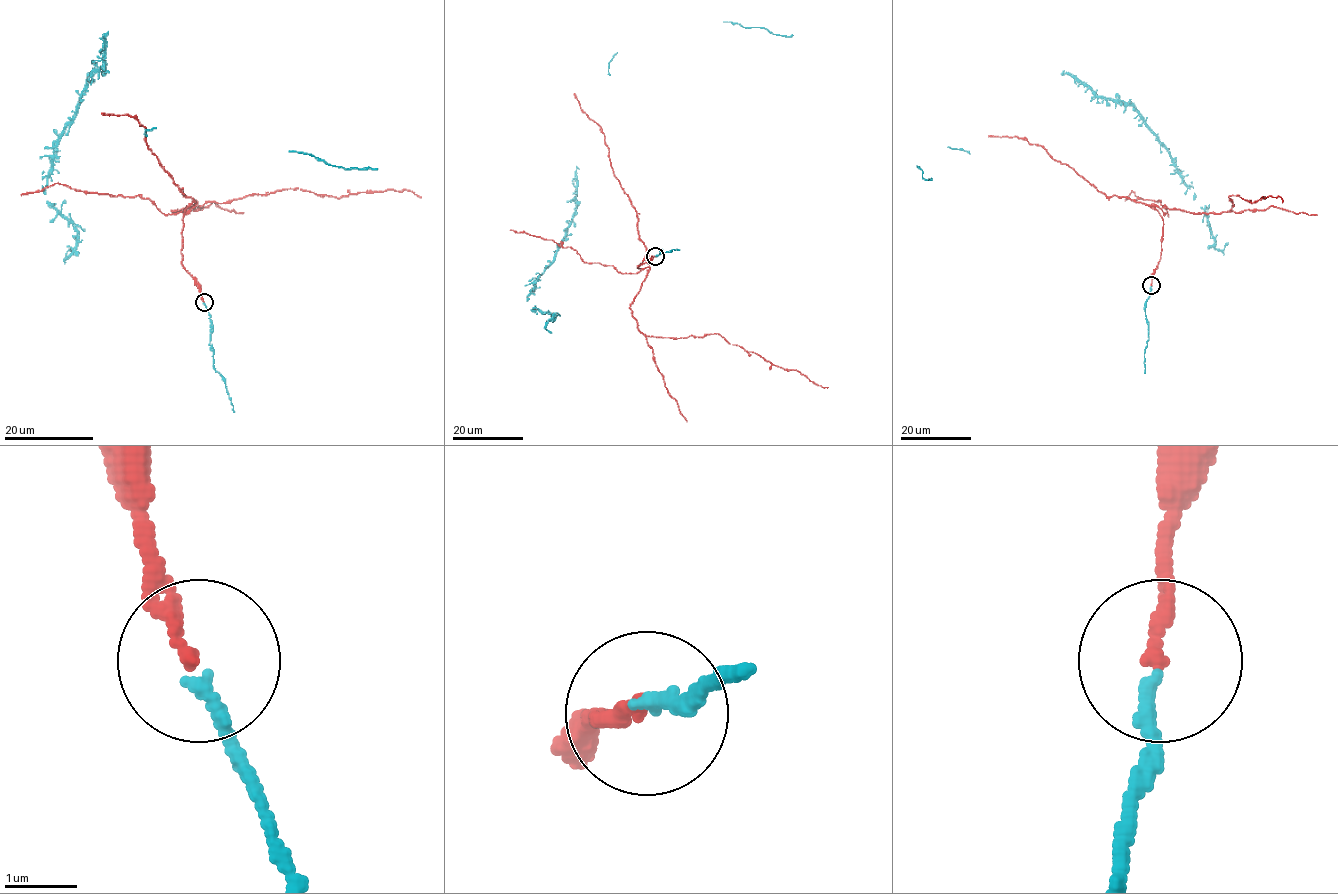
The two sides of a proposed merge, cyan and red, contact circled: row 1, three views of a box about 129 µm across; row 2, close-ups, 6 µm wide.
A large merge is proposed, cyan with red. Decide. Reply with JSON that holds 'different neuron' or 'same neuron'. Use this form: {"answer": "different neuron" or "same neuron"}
{"answer": "same neuron"}

